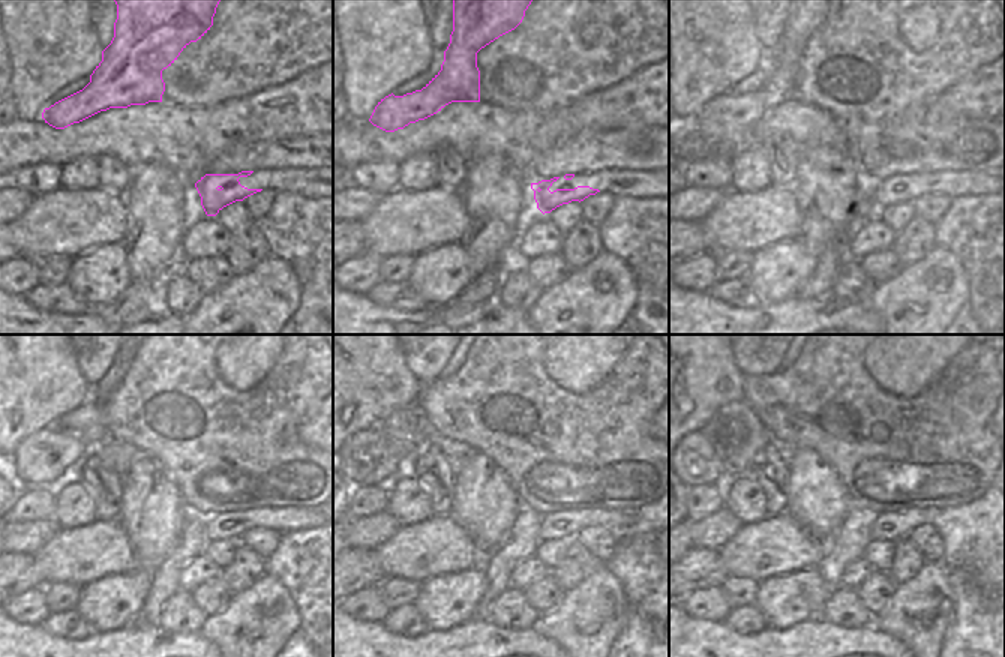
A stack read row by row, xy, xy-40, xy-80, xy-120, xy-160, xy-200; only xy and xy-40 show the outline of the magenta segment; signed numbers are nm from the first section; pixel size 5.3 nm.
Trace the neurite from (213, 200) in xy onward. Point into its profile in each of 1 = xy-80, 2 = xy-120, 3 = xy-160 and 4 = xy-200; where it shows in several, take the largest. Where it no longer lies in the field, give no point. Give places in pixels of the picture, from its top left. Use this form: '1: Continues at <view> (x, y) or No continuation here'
1: Continues at xy-80 (879, 200)
2: Continues at xy-120 (210, 534)
3: Continues at xy-160 (569, 531)
4: Continues at xy-200 (915, 524).

